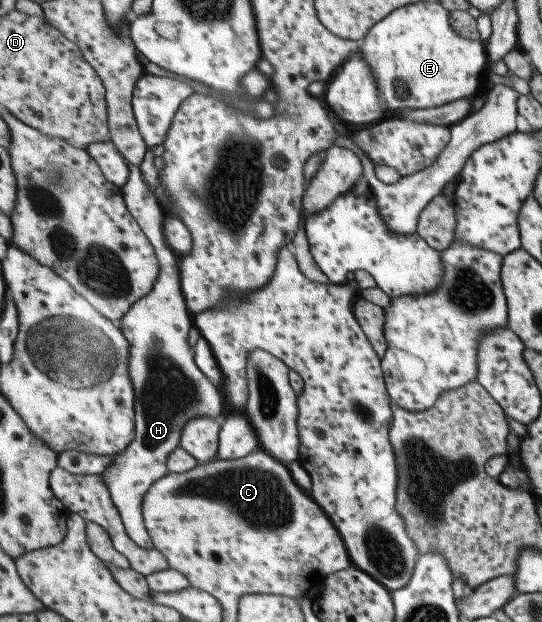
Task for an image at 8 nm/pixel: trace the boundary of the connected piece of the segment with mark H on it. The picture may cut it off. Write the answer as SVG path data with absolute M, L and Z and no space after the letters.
M130 165L131 178L127 185L123 186L123 193L126 197L128 208L132 216L140 223L140 226L147 233L151 243L155 246L155 251L161 264L159 278L155 287L142 299L133 304L133 307L121 320L121 329L124 336L131 344L131 379L136 392L135 400L135 439L122 454L115 457L112 463L102 474L104 482L110 489L113 500L119 508L123 518L124 526L127 528L132 540L135 540L142 548L154 549L154 543L148 532L145 516L143 513L143 498L148 489L169 473L167 460L178 447L181 446L181 438L185 426L200 416L206 416L214 420L221 420L224 412L224 401L226 396L213 381L204 374L195 359L195 352L192 352L188 332L194 326L194 315L187 305L186 297L183 293L182 276L179 268L180 256L174 252L168 244L163 224L165 223L166 210L160 204L158 194L152 190L145 181L141 167Z

